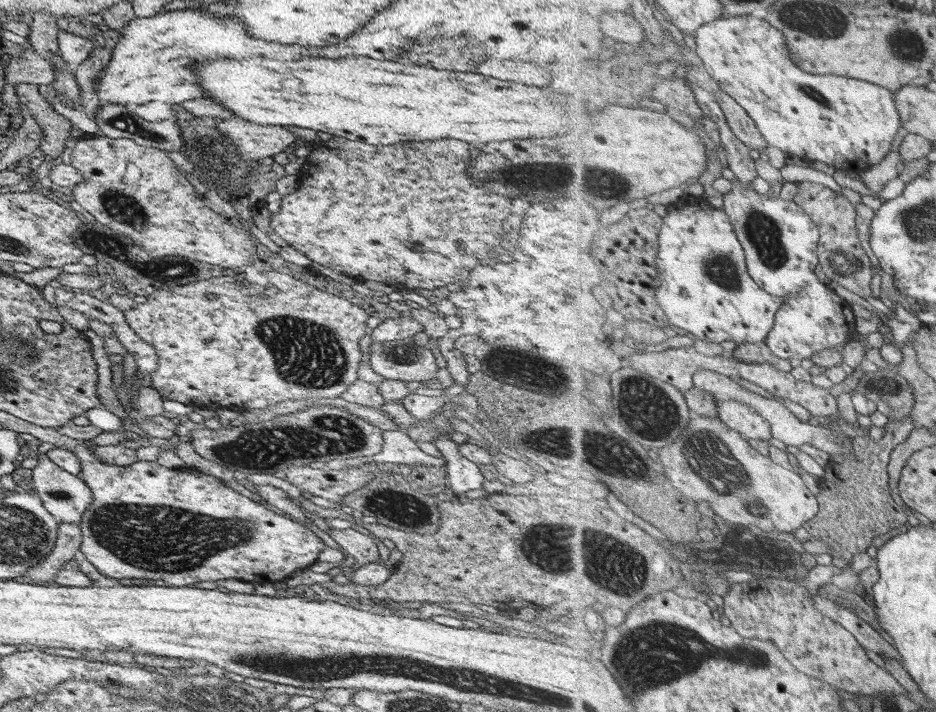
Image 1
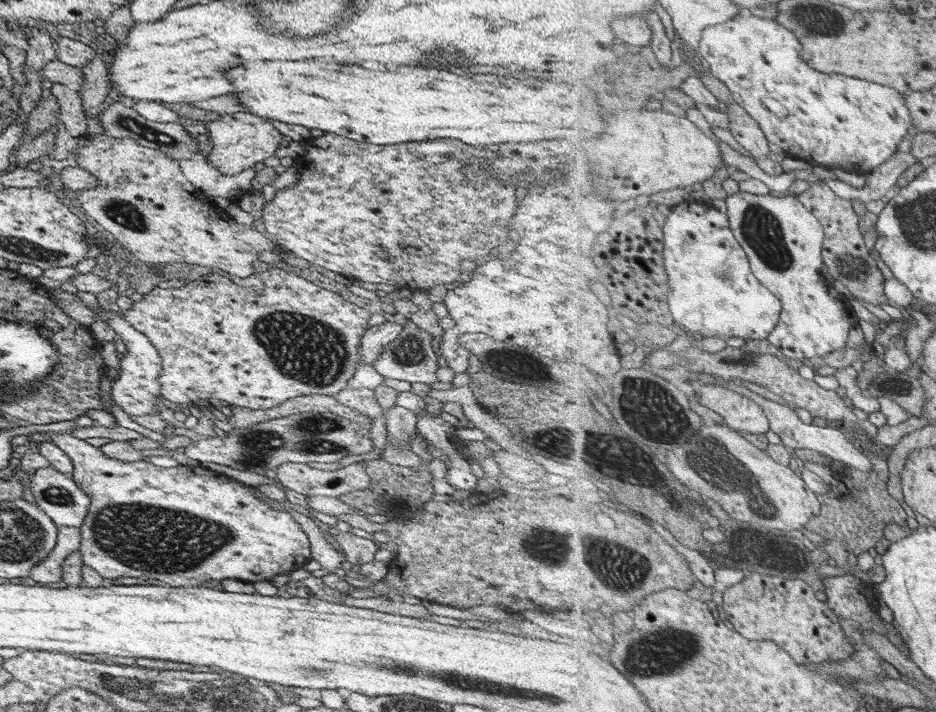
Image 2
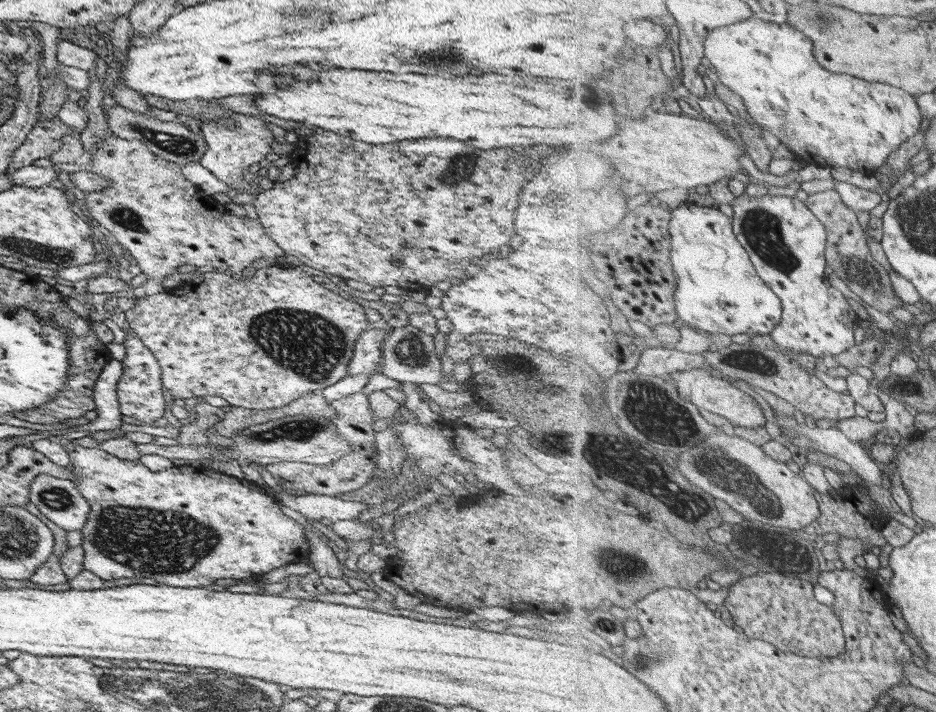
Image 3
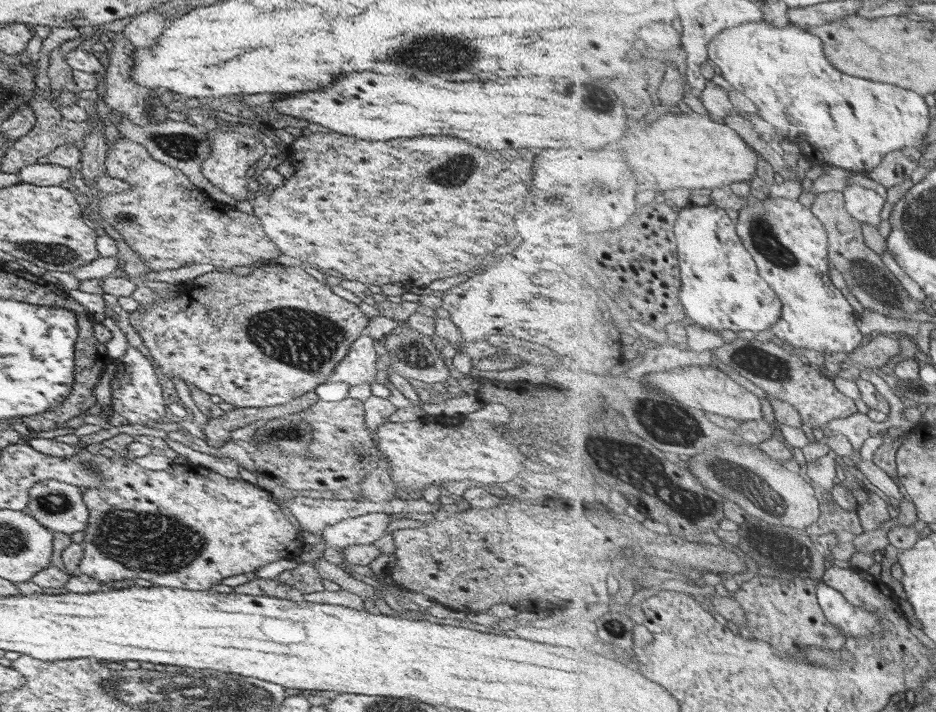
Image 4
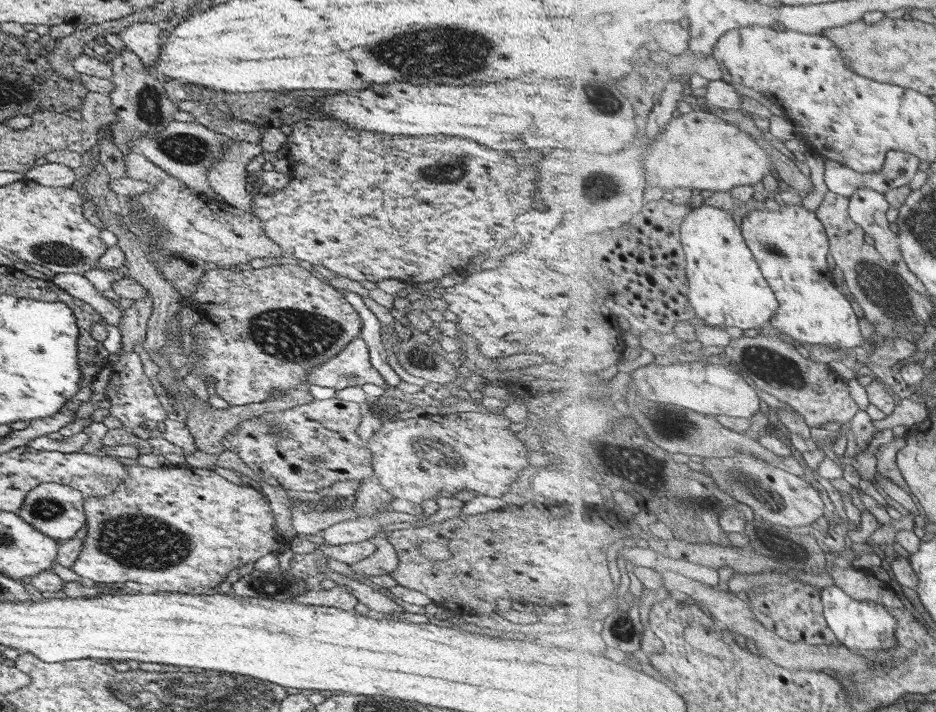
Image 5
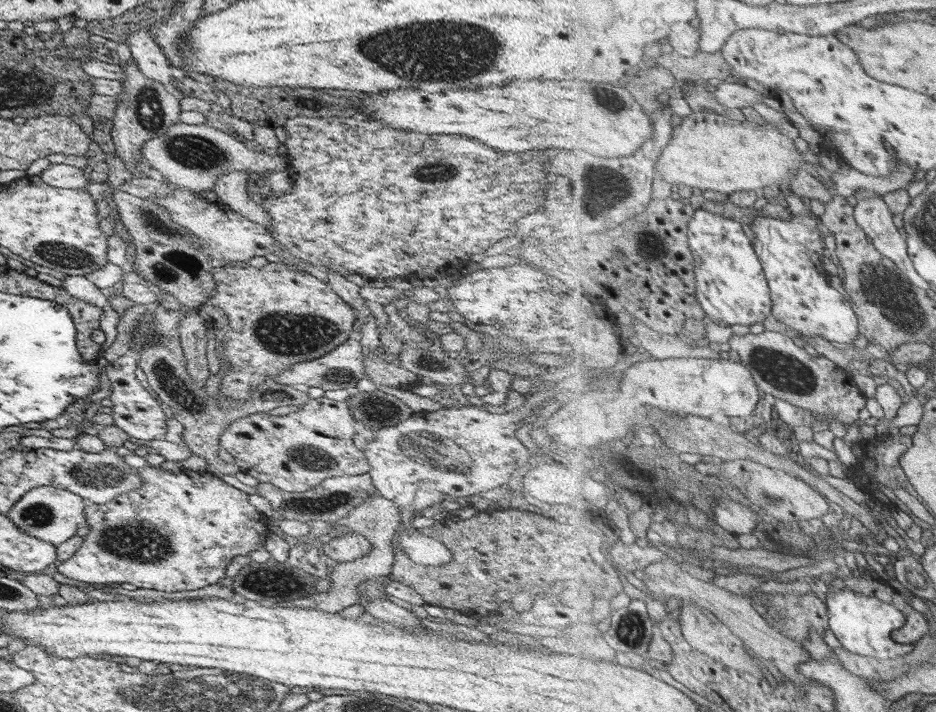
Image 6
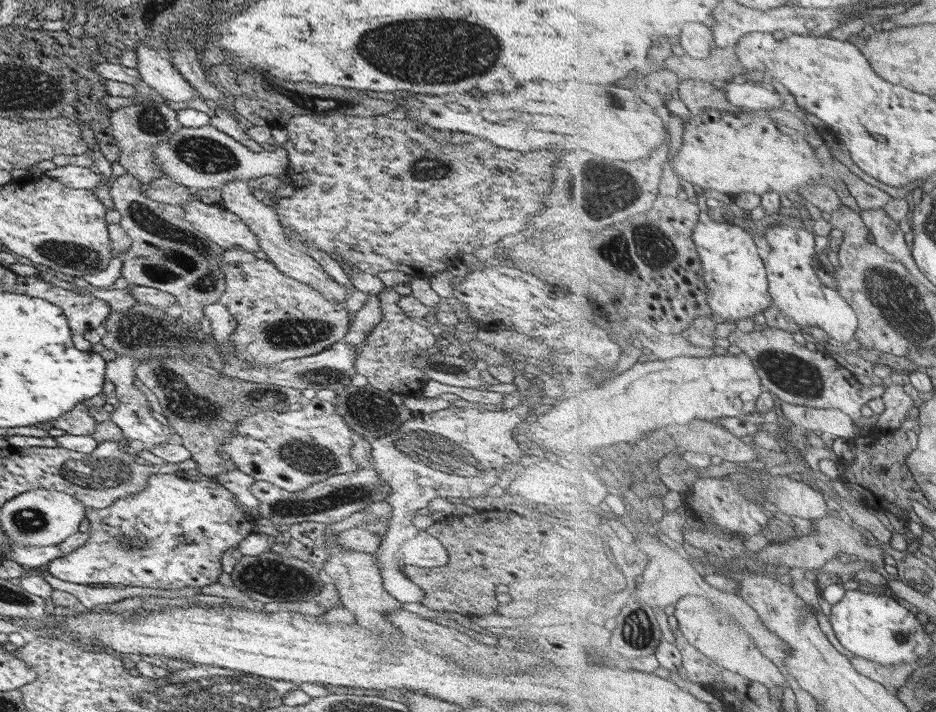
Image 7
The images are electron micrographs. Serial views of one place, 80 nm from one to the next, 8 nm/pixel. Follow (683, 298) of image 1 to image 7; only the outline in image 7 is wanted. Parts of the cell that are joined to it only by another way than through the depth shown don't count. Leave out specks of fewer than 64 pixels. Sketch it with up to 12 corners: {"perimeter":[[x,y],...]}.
{"perimeter":[[703,210],[698,246],[712,312],[775,304],[753,235]]}

